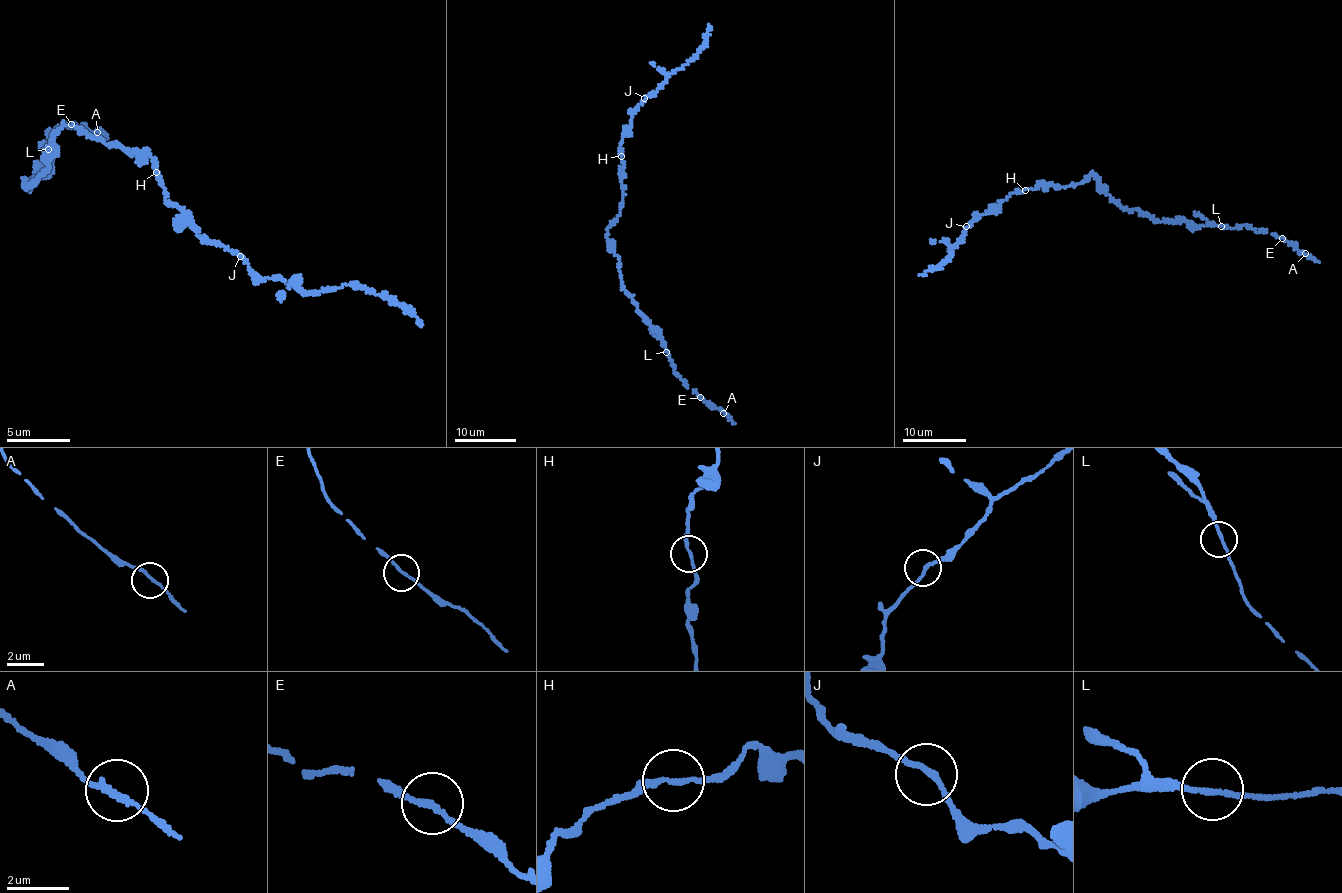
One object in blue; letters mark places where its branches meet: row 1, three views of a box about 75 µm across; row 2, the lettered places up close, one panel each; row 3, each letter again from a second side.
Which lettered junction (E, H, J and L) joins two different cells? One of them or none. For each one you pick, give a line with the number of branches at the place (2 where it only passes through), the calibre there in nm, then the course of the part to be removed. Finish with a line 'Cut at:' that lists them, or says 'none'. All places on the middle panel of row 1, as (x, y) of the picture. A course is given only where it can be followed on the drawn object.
Cut at: none

